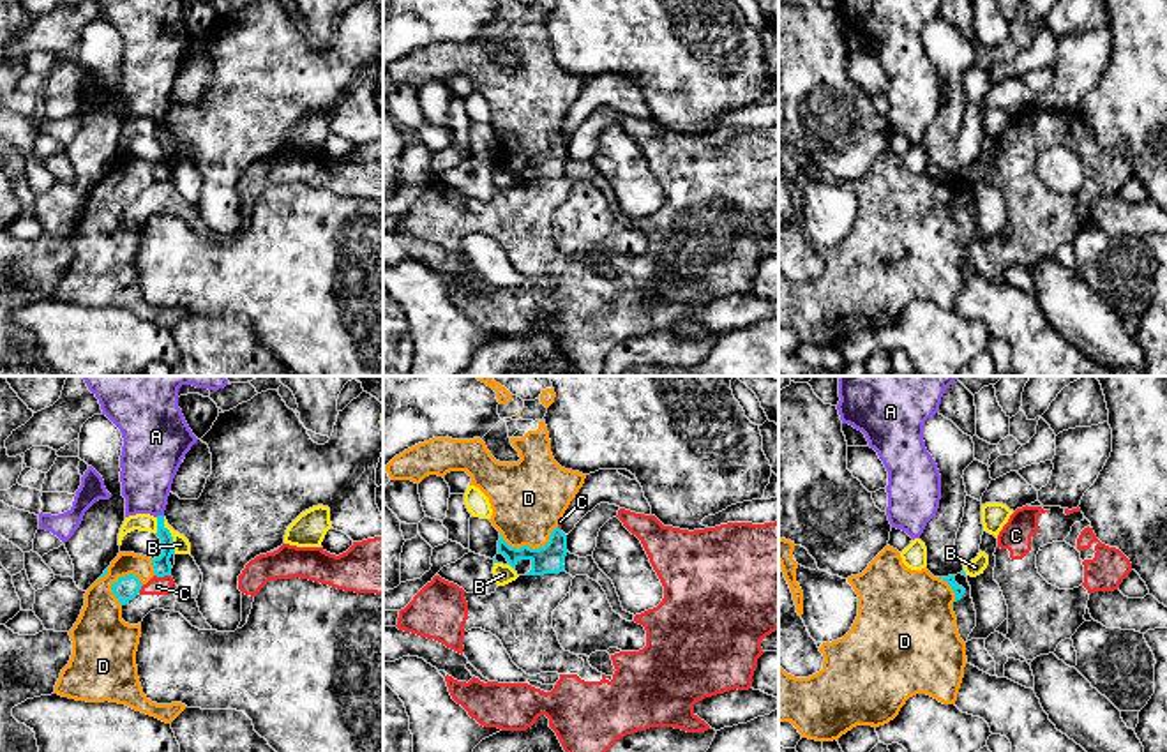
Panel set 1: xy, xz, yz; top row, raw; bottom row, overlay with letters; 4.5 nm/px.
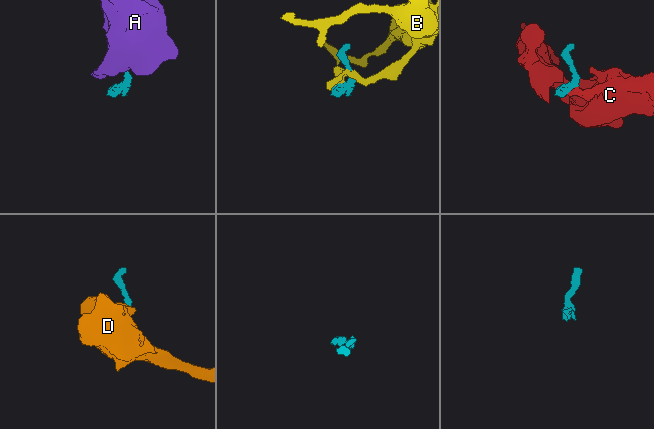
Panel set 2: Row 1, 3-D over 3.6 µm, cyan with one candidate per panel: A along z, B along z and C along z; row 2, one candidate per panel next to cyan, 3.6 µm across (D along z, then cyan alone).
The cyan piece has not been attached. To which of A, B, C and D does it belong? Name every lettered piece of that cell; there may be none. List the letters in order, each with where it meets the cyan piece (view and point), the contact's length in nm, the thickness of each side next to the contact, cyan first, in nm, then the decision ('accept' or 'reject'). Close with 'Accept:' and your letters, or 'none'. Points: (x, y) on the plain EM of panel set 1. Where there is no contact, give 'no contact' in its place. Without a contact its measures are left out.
A: xy (159, 120) | 40 nm | 80/260 nm | reject
B: xy (170, 140) | 180 nm | 80/80 nm | reject
C: xy (163, 180) | 60 nm | 80/80 nm | reject
D: xz (530, 152) | 260 nm | 130/340 nm | accept
Accept: D

